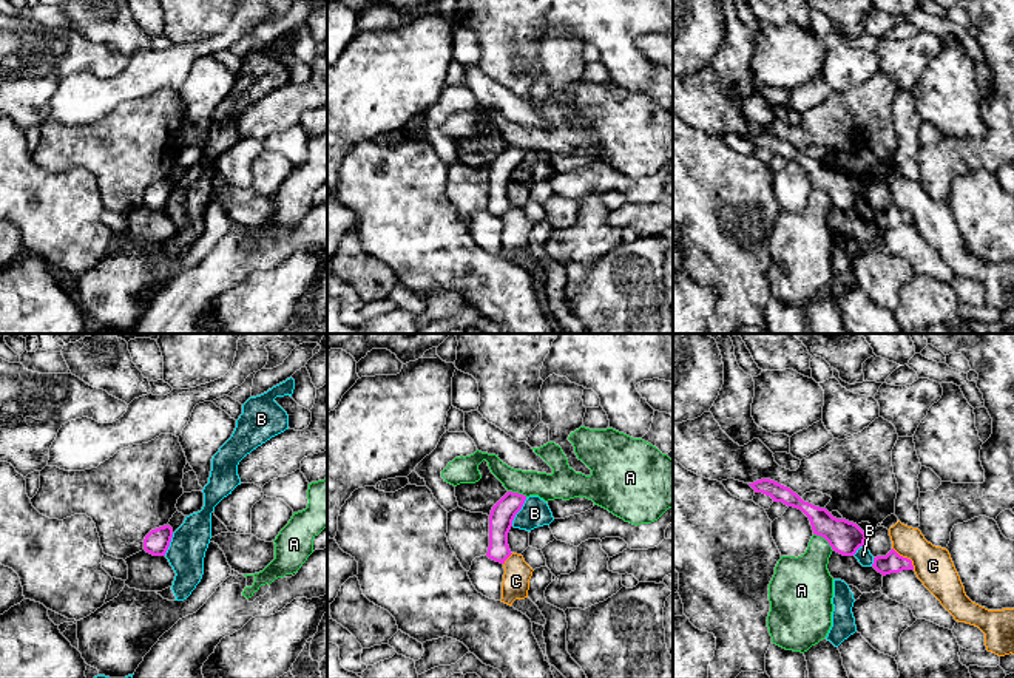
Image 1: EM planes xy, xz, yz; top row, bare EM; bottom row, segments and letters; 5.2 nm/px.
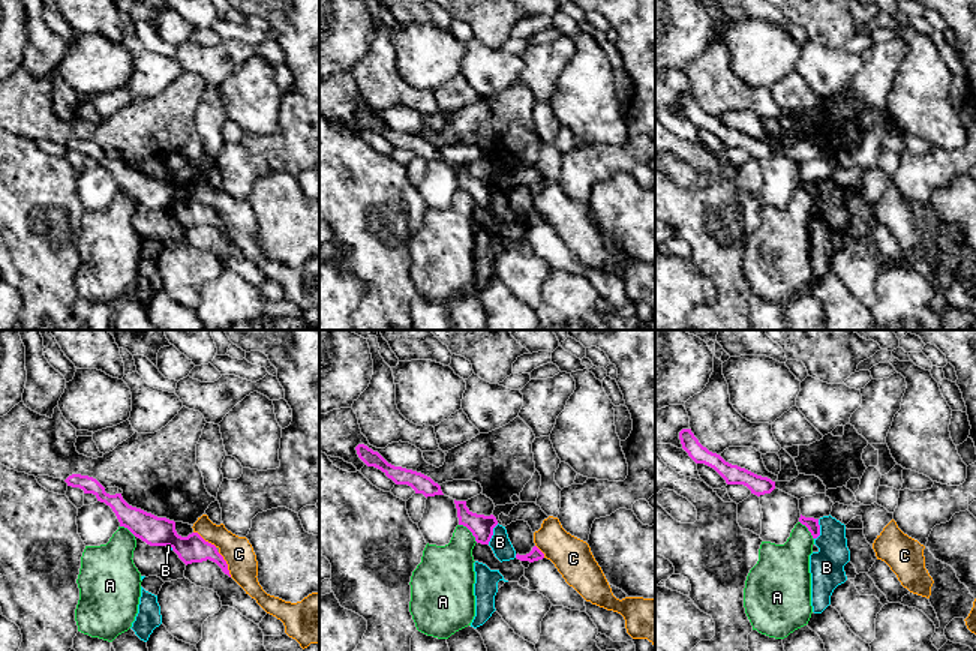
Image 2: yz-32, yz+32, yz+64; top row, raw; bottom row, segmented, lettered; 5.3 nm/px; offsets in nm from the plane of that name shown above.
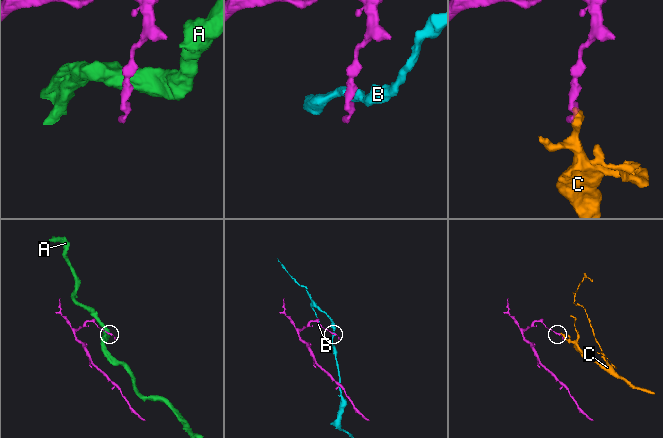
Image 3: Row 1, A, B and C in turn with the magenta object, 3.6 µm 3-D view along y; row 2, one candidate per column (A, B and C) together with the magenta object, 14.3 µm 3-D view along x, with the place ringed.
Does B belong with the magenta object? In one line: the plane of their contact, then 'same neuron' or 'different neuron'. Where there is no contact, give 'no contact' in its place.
contact in xz; different neuron

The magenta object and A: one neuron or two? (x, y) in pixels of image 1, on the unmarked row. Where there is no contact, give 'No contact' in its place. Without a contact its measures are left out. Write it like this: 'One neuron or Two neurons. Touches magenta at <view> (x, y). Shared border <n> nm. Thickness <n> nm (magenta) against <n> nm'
Two neurons. Touches magenta at yz (824, 192). Shared border 140 nm. Thickness 170 nm (magenta) against 260 nm

